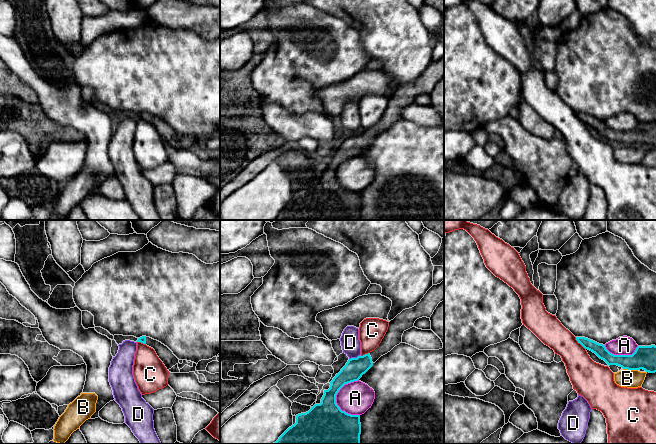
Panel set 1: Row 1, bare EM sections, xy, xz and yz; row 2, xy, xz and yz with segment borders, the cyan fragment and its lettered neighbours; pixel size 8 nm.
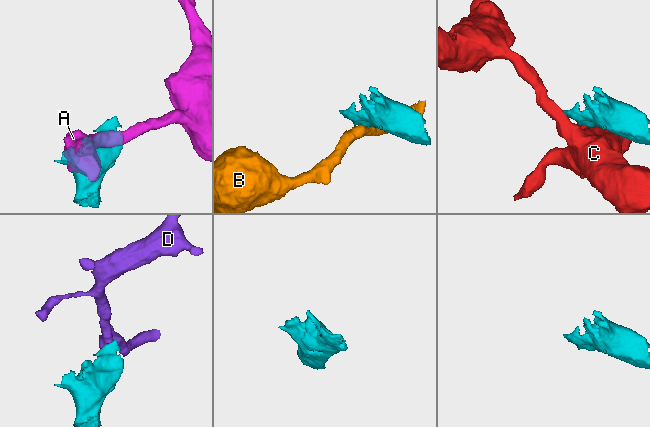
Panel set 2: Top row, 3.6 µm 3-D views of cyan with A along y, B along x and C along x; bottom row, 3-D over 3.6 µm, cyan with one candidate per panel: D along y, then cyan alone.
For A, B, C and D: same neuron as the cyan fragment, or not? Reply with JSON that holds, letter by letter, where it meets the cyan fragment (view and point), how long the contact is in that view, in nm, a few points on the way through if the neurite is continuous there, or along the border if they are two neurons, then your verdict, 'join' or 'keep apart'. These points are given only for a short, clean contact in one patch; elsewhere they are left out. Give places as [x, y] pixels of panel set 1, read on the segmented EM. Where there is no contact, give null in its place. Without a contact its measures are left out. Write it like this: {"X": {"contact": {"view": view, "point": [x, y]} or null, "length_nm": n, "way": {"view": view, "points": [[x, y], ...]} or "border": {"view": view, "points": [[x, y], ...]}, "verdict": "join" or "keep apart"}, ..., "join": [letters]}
{"A": {"contact": {"view": "xz", "point": [336, 394]}, "length_nm": 300, "verdict": "keep apart"}, "B": {"contact": {"view": "yz", "point": [630, 369]}, "length_nm": 120, "border": {"view": "yz", "points": [[623, 368], [637, 370]]}, "verdict": "keep apart"}, "C": {"contact": {"view": "yz", "point": [579, 342]}, "length_nm": 130, "verdict": "keep apart"}, "D": {"contact": {"view": "xz", "point": [354, 358]}, "length_nm": 100, "border": {"view": "xz", "points": [[360, 354], [349, 359]]}, "verdict": "keep apart"}, "join": []}

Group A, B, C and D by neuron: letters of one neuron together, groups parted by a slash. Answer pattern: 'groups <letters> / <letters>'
groups A / B / C / D

